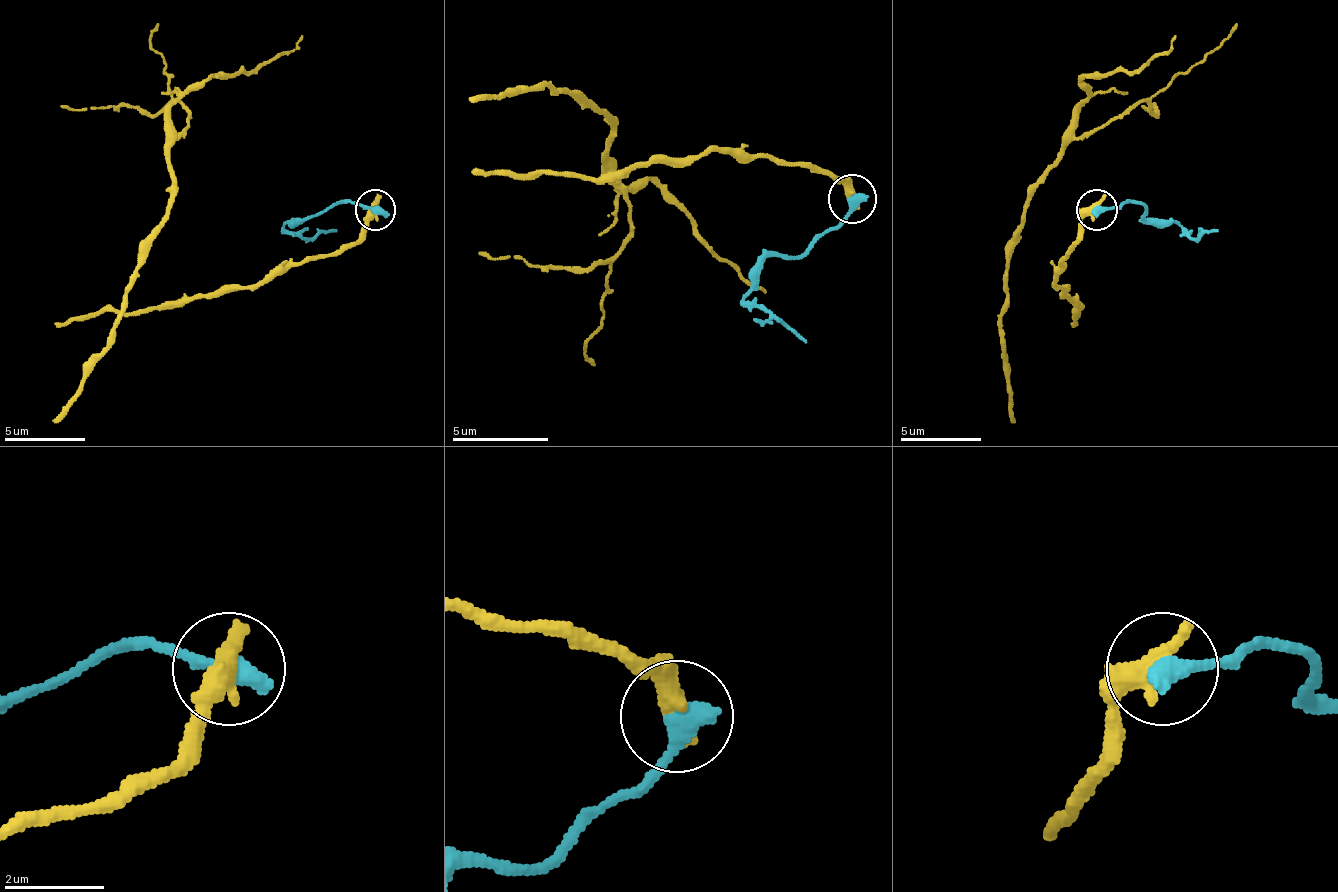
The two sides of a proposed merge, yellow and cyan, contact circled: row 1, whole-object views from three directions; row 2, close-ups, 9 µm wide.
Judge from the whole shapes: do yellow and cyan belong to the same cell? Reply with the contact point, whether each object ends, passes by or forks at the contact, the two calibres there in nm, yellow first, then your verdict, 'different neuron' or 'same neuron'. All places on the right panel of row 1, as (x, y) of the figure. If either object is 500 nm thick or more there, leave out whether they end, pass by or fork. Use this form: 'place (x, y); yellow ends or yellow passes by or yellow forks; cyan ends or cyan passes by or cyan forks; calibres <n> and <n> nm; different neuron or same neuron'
place (1096, 209); calibres 550 and 480 nm; different neuron

